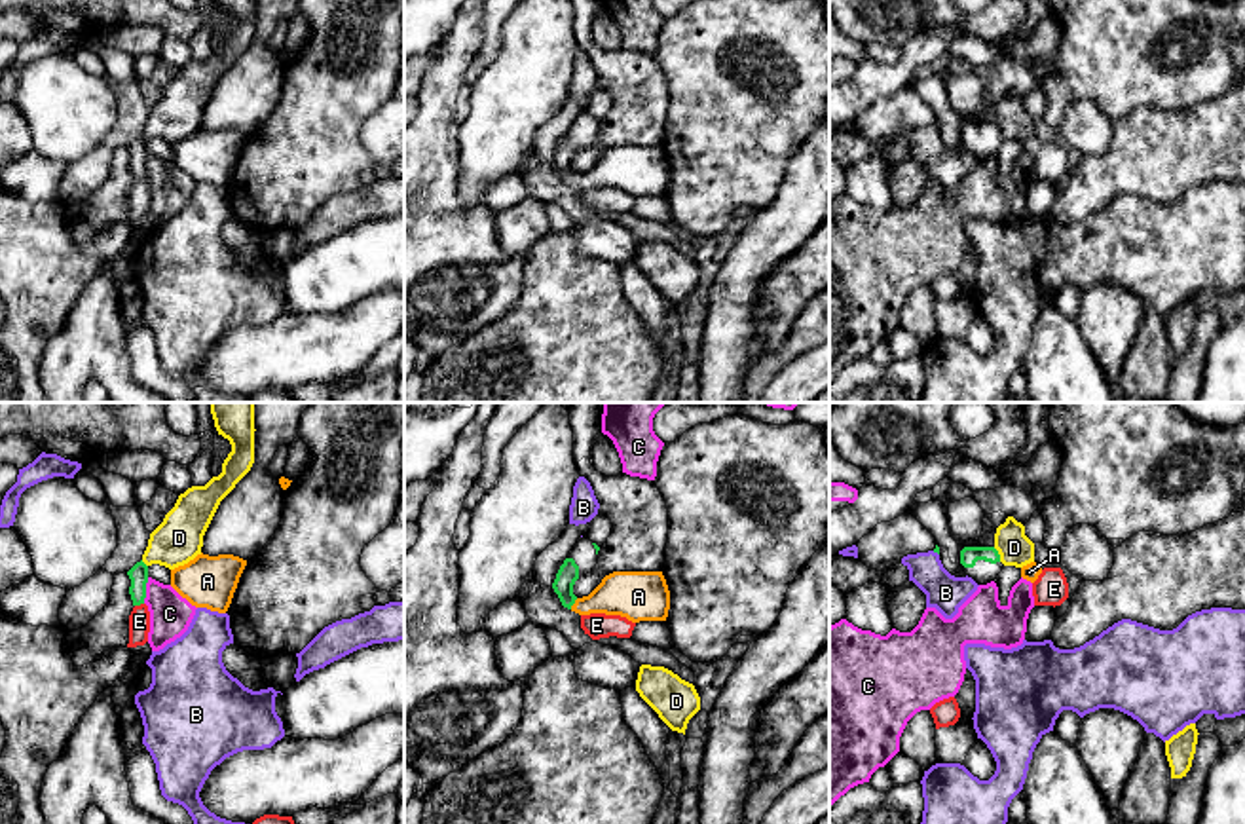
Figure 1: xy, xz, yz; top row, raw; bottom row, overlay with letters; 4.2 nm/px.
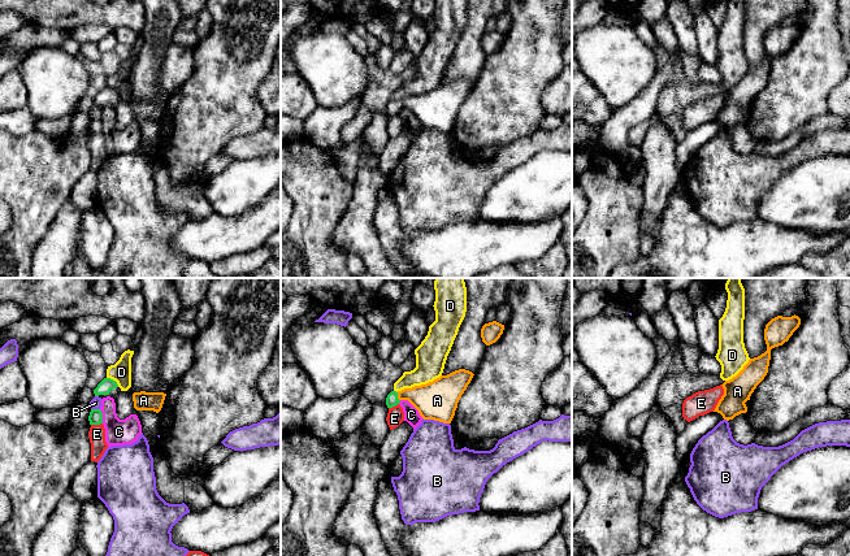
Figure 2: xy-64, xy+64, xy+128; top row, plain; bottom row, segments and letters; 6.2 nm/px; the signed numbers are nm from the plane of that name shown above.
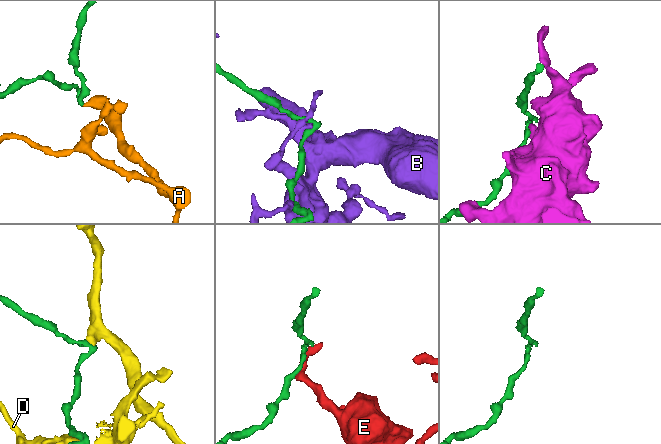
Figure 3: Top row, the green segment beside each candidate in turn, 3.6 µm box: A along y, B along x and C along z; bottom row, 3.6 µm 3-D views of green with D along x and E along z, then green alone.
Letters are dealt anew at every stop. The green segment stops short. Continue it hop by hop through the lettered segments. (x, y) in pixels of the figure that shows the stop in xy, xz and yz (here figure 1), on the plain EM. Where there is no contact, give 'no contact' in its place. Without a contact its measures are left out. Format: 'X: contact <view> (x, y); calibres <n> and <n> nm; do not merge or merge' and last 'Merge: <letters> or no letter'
A: contact xz (574, 177); calibres 90 and 200 nm; merge
B: contact yz (936, 126); calibres 20 and 160 nm; do not merge
C: contact xy (145, 166); calibres 80 and 180 nm; do not merge
D: contact yz (999, 130); calibres 80 and 140 nm; do not merge
E: contact xy (139, 179); calibres 80 and 100 nm; do not merge
Merge: A

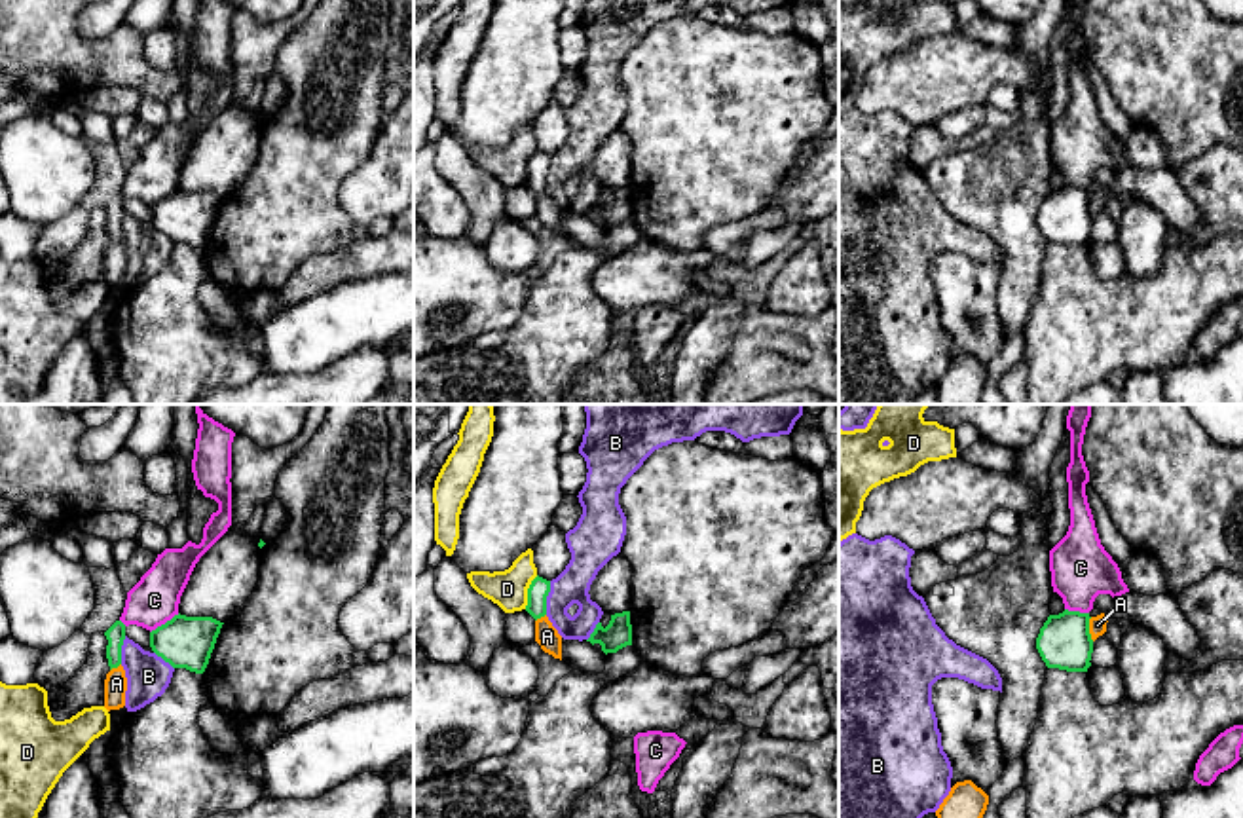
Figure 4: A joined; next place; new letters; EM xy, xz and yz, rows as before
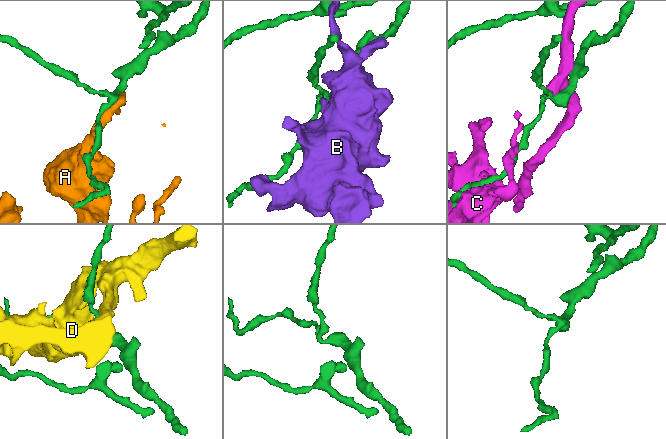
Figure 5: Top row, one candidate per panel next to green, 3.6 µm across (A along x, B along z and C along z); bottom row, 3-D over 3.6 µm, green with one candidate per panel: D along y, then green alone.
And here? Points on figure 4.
A: contact yz (1088, 204); calibres 220 and 80 nm; do not merge
B: contact xz (545, 173); calibres 90 and 150 nm; do not merge
C: contact xy (166, 198); calibres 220 and 200 nm; do not merge
D: contact xz (528, 167); calibres 90 and 160 nm; do not merge
Merge: no letter

